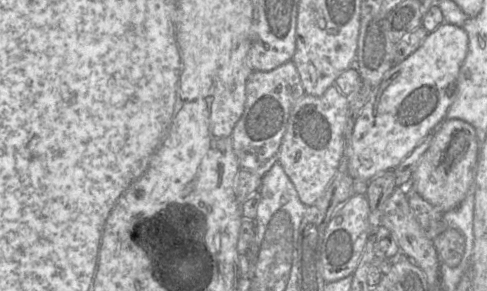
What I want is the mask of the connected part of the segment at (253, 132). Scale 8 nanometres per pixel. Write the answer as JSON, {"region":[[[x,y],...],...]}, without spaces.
{"region":[[[292,60],[271,71],[253,71],[250,74],[245,86],[244,109],[232,130],[233,149],[240,169],[263,177],[278,162],[291,110],[304,94],[300,75]]]}

